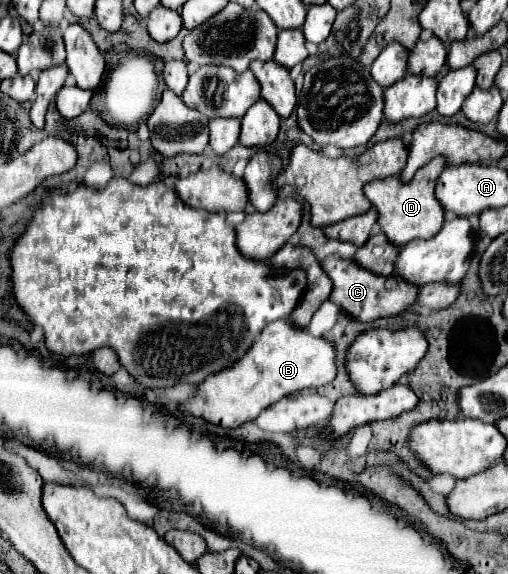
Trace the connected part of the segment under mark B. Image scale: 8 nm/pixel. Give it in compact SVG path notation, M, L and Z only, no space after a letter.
M289 320L271 322L241 360L201 382L197 386L197 396L181 404L181 410L223 428L241 426L243 422L255 420L269 404L275 404L293 392L331 384L337 374L335 358L337 350L331 340L313 336Z

